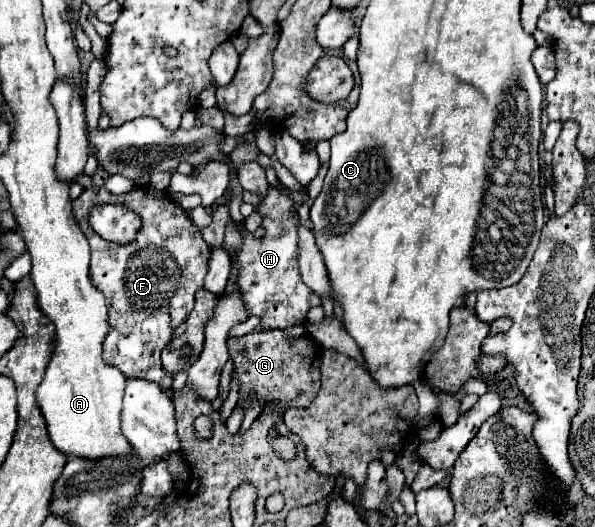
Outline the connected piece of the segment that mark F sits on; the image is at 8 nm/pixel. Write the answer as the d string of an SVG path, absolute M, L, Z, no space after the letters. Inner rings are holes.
M102 187L86 189L74 201L72 211L82 233L90 241L90 279L94 287L104 293L108 305L110 331L104 339L104 361L118 367L126 377L148 379L168 391L174 375L162 369L160 353L172 339L174 329L192 311L194 293L204 287L210 247L186 217L186 211L176 205L166 191L154 187L142 187L126 195L112 195ZM100 203L124 205L142 217L142 227L134 241L118 245L94 233L88 215L92 207Z

